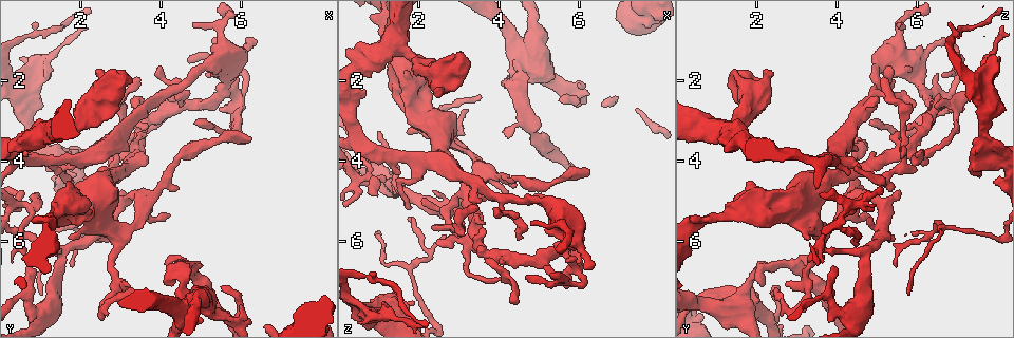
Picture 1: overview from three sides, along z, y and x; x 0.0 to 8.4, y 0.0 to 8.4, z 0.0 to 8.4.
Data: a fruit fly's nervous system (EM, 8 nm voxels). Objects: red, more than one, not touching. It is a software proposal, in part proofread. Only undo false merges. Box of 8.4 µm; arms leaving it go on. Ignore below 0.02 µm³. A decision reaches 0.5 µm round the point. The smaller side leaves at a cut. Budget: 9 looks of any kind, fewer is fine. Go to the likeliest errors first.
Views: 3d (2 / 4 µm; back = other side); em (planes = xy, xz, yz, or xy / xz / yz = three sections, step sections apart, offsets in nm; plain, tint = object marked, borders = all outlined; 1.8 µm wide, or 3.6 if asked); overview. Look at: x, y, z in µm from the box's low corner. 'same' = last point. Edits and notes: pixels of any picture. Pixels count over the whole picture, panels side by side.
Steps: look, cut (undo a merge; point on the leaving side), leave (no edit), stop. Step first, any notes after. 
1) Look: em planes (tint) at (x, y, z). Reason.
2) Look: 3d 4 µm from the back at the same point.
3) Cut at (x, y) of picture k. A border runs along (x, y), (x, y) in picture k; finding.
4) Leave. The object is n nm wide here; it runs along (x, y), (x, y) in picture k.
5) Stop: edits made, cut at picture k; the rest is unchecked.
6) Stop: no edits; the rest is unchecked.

Look: 3d 4 µm at (4.60, 7.30, 1.75). Thick turns thin.

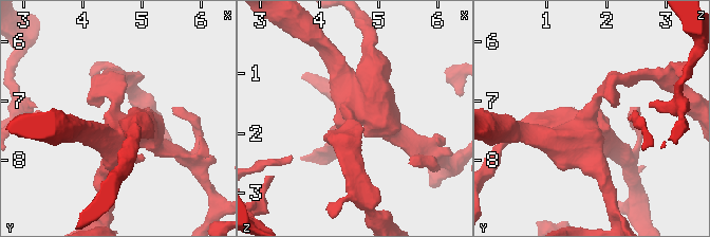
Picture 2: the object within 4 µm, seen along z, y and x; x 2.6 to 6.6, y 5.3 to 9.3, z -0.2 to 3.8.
Look: em 3.6 µm planes (tint) at (4.55, 7.35, 1.75). Need the tissue.

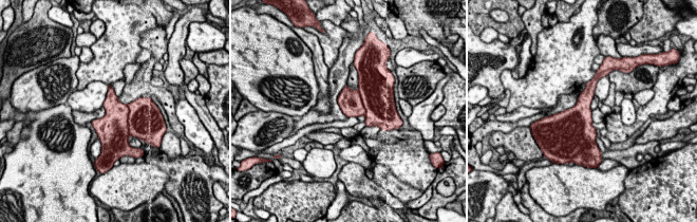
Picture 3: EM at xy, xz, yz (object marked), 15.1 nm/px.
Leave. The object is 400 nm wide here; one cell here.

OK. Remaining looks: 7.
Look: 3d 2 µm from the back at (1.05, 3.65, 7.80).

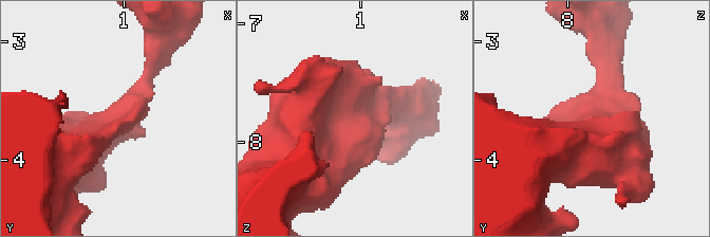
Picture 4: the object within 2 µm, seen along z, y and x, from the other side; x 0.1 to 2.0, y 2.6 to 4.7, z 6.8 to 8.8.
Look: em xz step 4 (tint) at (1.08, 3.60, 7.74). Shape alone is not enough.

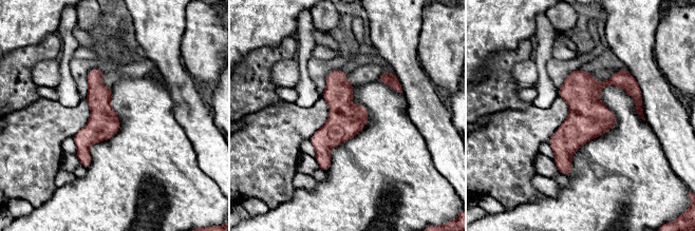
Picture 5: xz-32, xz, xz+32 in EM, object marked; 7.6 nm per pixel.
Look: em planes (tint) at the same point.

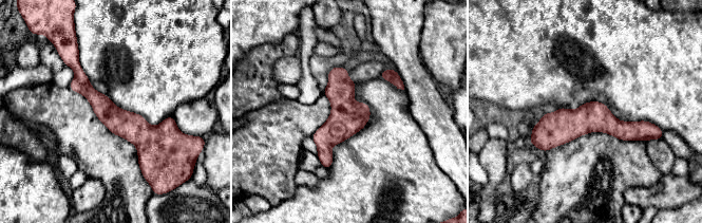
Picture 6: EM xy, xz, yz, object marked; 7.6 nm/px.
Leave. Continuous, no second cell.

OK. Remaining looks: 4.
Look: em planes (tint) at (4.00, 2.85, 6.30). Arms part here.

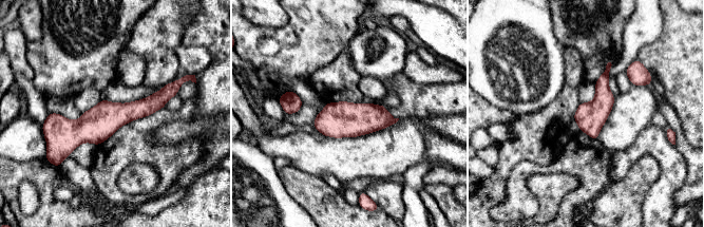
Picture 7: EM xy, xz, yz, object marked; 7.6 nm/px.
Leave. The object is 220 nm wide here; all the same cell.

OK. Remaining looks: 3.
Look: em planes (tint) at (0.75, 0.95, 6.85). Narrows sharply.

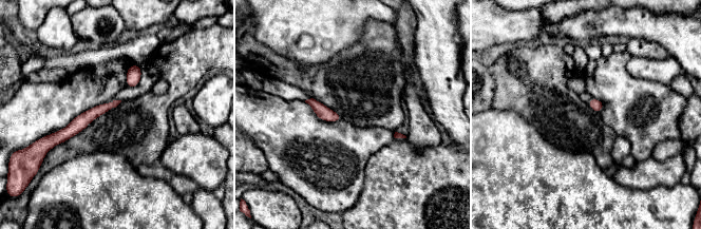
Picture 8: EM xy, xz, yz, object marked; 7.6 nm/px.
Leave. Continuous, no second cell.

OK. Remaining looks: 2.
Stop: no edits; the rest is unchecked.

